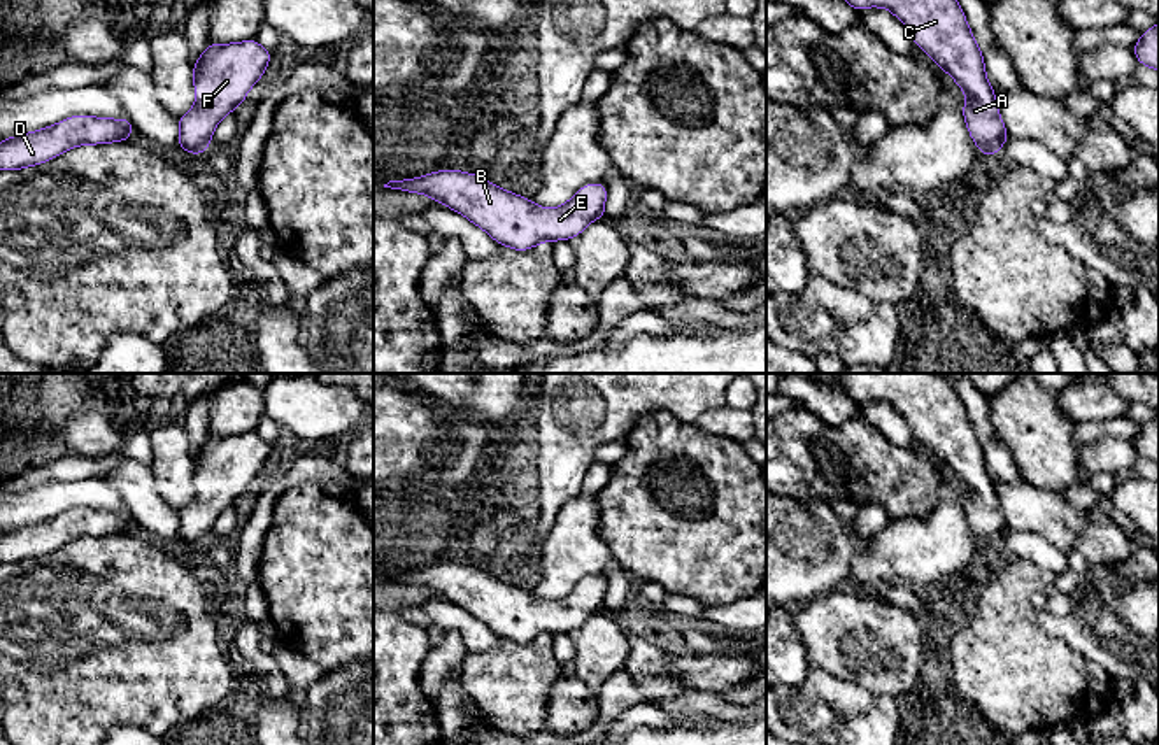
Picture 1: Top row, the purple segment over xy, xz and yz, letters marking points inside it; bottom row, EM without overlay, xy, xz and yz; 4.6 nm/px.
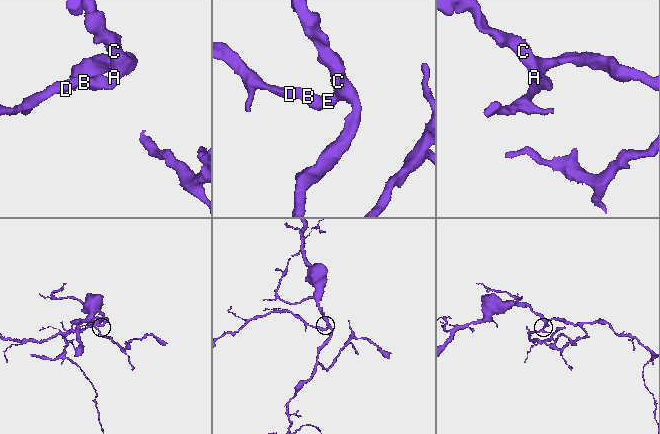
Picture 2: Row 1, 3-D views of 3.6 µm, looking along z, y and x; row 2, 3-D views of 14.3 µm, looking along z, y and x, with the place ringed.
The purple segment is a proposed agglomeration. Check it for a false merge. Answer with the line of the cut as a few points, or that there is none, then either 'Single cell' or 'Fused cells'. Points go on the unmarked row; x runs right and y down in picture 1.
No split. Single cell

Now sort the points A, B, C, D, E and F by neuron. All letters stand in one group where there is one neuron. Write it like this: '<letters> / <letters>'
A B C D E F

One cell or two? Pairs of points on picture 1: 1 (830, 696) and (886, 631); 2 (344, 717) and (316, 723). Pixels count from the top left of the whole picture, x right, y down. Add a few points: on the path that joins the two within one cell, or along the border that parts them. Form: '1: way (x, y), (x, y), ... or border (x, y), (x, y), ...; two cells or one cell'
1: border (810, 666), (821, 666), (882, 695); two cells
2: way (337, 721), (323, 723); one cell

